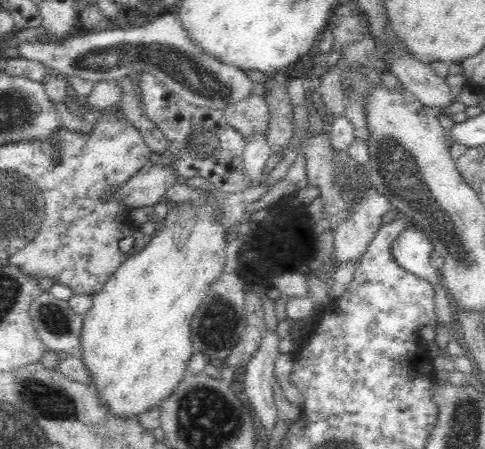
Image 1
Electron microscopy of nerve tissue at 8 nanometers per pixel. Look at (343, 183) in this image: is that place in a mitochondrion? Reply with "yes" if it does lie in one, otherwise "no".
yes

